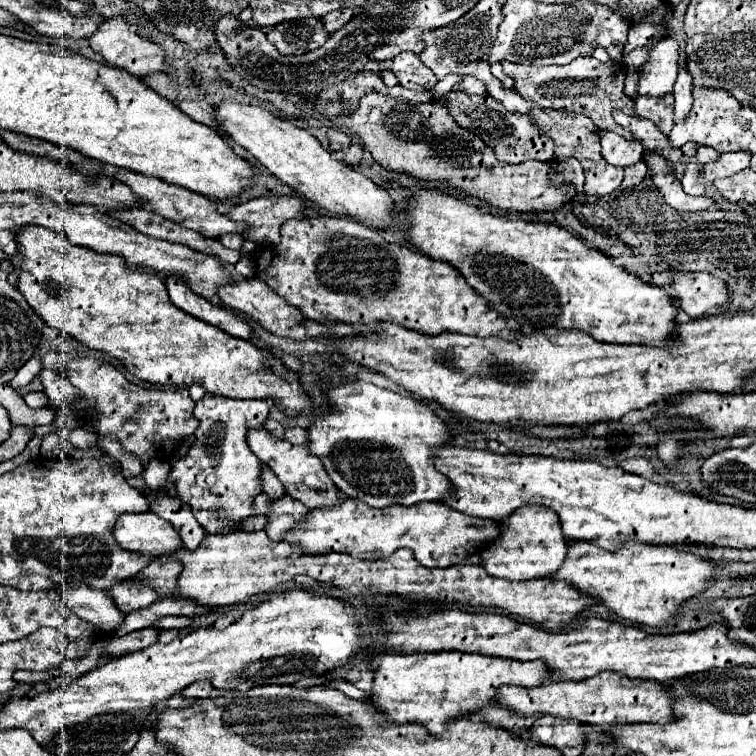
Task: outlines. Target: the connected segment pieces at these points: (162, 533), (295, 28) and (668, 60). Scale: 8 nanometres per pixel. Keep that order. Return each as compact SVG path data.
M153 511L123 513L115 523L113 535L123 549L151 557L171 555L183 547L173 525Z
M311 17L307 21L283 21L271 27L267 39L281 55L303 55L321 47L329 39L329 33L321 19Z
M661 39L649 51L649 59L639 67L639 95L661 97L673 91L677 79L679 43Z

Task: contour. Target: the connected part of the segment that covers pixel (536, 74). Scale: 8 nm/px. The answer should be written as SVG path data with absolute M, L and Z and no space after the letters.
M577 57L565 67L557 65L547 65L547 67L537 67L537 65L517 65L517 63L507 63L503 61L503 71L515 79L515 91L525 97L531 105L543 107L543 109L559 109L567 113L581 113L587 115L599 129L603 131L613 131L627 141L635 141L637 137L629 131L623 129L621 125L615 123L613 111L619 109L625 115L635 115L633 111L633 99L623 93L623 81L625 81L625 67L619 61L607 61L601 63L595 57Z

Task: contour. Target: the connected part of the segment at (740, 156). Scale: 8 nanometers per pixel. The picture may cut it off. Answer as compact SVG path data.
M735 151L735 153L723 153L719 161L715 163L707 163L703 167L703 173L709 181L717 179L717 177L731 177L743 169L749 167L751 161L751 153L747 151Z

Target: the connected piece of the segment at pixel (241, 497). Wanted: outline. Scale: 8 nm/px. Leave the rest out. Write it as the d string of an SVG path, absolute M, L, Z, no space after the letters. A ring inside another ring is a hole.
M213 393L195 407L199 427L195 441L185 457L173 463L171 477L177 485L177 495L191 507L195 519L205 533L233 533L247 517L257 515L253 499L261 493L263 463L247 445L247 433L261 429L269 415L269 407L261 399L223 399Z

